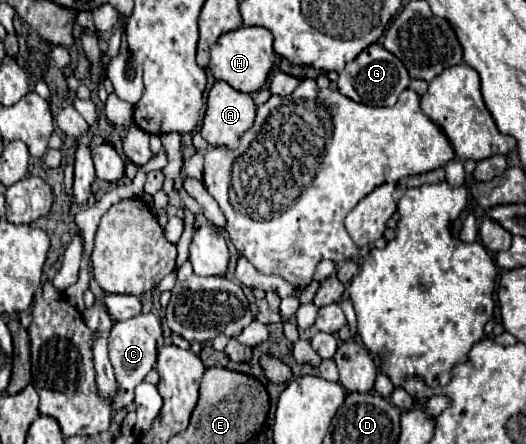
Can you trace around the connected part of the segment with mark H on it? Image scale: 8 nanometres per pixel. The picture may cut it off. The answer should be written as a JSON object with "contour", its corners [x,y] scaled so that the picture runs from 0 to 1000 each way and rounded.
{"contour":[[[454,61],[447,70],[420,79],[416,92],[401,106],[397,160],[413,182],[424,178],[451,205],[485,209],[504,191],[519,142],[523,142],[523,115],[515,70],[504,61]]]}

